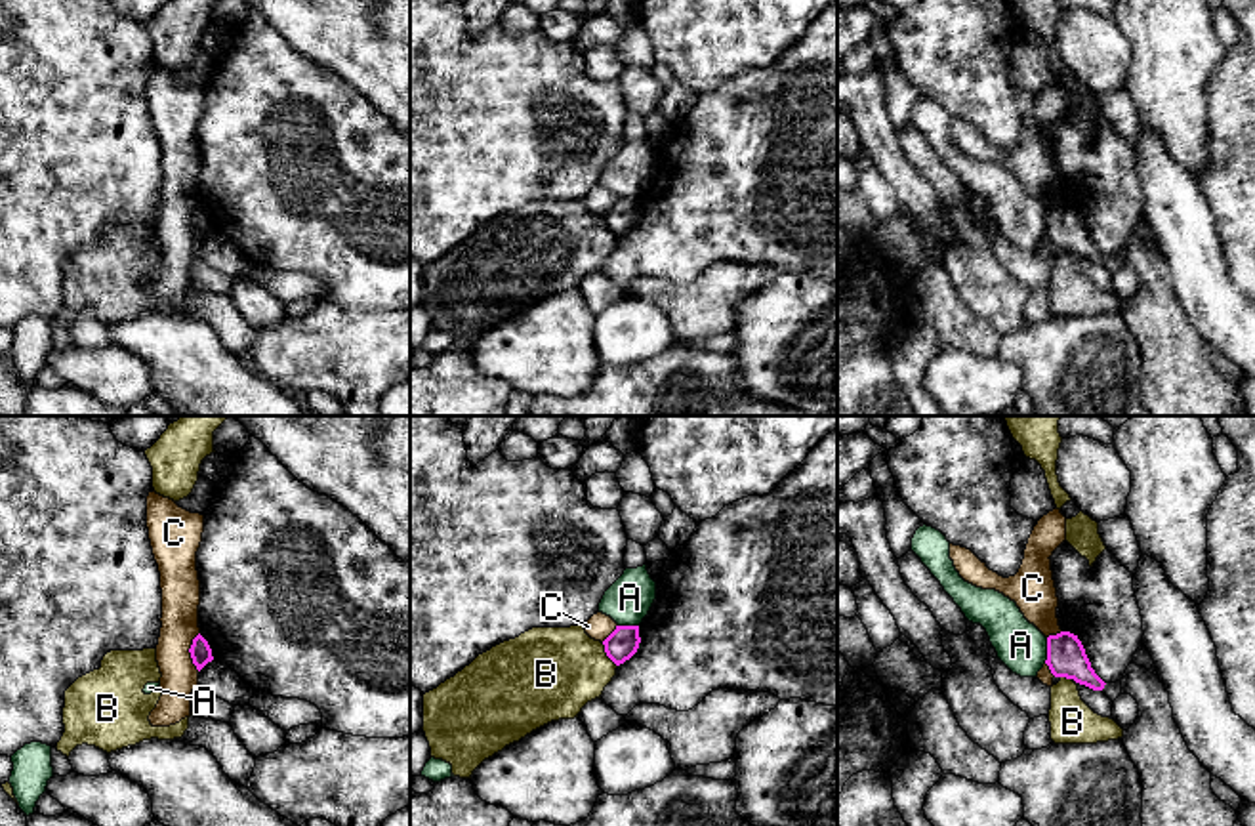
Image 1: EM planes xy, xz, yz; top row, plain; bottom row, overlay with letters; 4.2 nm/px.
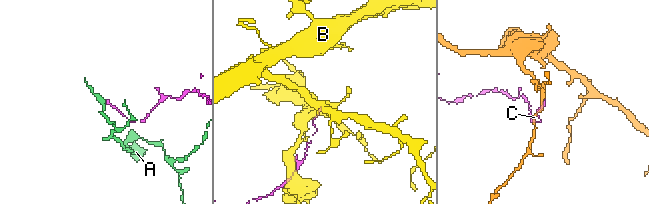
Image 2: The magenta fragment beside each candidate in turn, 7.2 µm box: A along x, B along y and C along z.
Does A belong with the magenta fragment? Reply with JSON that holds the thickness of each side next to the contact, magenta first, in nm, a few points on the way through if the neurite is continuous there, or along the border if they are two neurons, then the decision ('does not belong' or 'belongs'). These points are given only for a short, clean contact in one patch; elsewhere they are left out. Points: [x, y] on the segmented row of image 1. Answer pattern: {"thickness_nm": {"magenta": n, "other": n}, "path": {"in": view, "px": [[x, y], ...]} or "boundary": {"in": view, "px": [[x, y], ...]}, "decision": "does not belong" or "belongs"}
{"thickness_nm": {"magenta": 160, "other": 200}, "decision": "does not belong"}

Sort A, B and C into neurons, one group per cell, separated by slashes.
A / B / C

